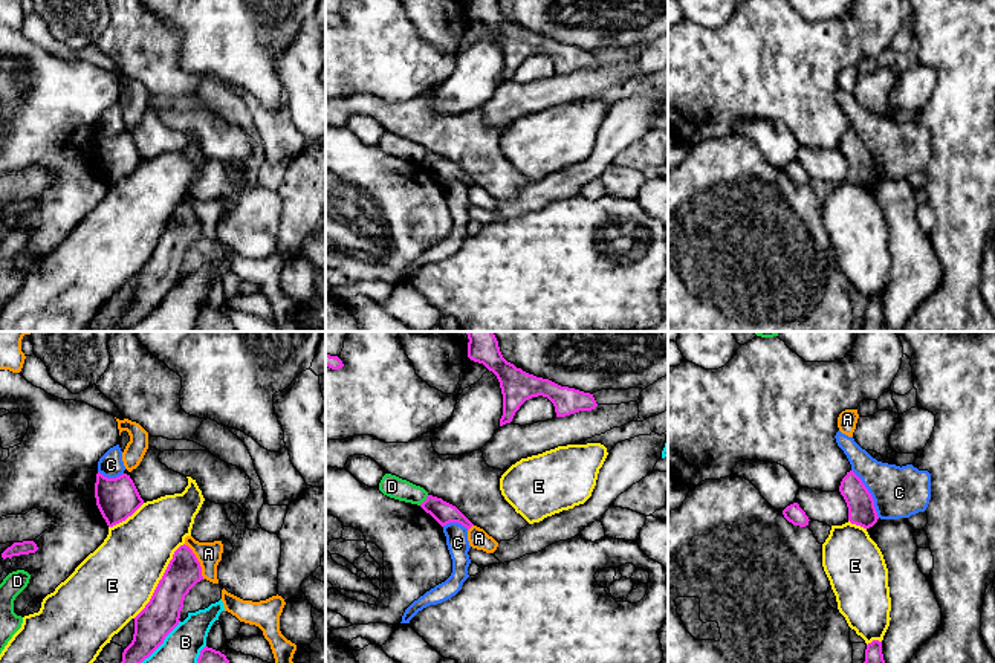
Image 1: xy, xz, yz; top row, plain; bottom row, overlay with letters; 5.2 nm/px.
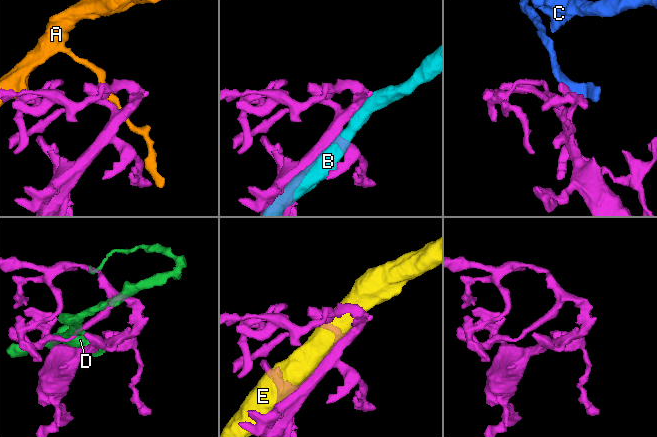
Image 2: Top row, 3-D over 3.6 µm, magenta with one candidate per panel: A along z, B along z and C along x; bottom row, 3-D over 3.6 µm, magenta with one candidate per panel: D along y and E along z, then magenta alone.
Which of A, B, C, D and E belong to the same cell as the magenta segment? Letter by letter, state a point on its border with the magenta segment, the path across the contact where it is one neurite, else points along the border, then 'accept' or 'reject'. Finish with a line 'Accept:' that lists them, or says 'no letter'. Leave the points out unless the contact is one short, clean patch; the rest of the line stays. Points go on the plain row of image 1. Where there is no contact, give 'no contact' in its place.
A: contact xy (197, 219); reject
B: contact xy (153, 309); reject
C: contact yz (870, 152); border yz (852, 127), (870, 152), (879, 174); reject
D: contact xz (425, 158); reject
E: contact xy (159, 239); reject
Accept: no letter

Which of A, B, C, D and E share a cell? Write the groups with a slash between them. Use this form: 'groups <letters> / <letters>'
groups A / B E / C / D

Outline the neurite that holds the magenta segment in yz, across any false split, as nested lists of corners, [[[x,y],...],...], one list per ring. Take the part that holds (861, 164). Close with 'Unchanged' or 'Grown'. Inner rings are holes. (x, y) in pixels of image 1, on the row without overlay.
[[[847,130],[842,136],[839,150],[848,165],[848,179],[864,186],[873,185],[879,174],[874,165],[874,157],[862,137],[853,130]]]. Unchanged

